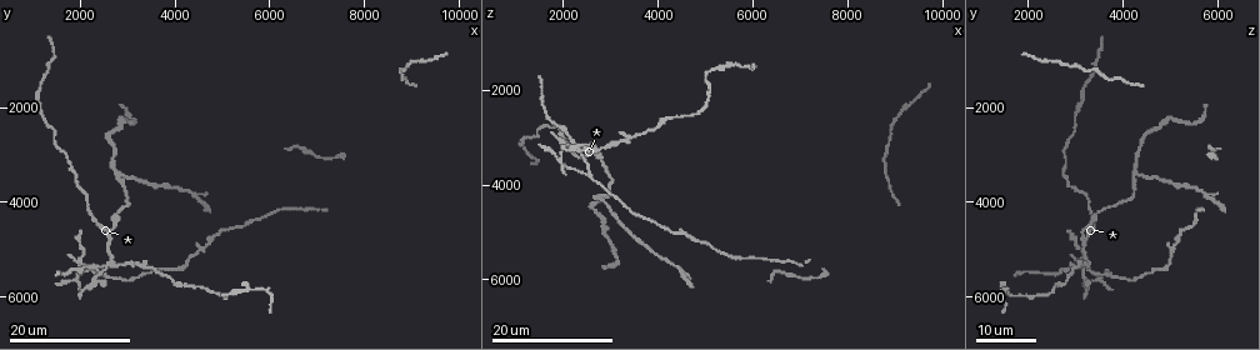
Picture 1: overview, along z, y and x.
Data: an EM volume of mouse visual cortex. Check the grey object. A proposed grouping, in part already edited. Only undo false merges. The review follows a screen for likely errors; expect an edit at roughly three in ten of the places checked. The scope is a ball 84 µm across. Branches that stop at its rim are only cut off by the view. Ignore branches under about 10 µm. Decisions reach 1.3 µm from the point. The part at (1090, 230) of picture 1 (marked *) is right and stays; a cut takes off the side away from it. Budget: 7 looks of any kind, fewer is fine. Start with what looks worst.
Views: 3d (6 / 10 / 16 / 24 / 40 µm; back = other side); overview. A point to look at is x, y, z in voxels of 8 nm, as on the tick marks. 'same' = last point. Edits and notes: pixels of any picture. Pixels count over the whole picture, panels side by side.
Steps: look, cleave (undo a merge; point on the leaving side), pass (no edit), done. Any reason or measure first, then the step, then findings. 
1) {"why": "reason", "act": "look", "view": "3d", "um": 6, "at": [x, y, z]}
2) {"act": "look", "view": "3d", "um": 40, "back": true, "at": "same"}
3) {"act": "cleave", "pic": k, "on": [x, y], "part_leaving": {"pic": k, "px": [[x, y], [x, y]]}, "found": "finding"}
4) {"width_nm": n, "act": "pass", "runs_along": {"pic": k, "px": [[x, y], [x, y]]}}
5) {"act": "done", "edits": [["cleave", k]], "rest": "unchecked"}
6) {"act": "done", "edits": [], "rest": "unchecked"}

{"why": "four or more arms meet", "act": "look", "view": "3d", "um": 24, "at": [2600, 5300, 3250]}

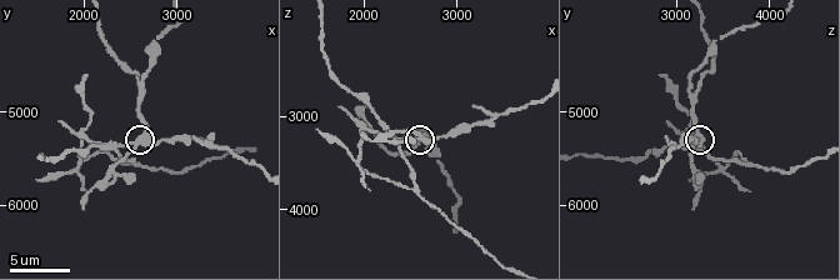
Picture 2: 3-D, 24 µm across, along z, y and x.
{"why": "closer look", "act": "look", "view": "3d", "um": 6, "at": [2650, 5300, 3200]}

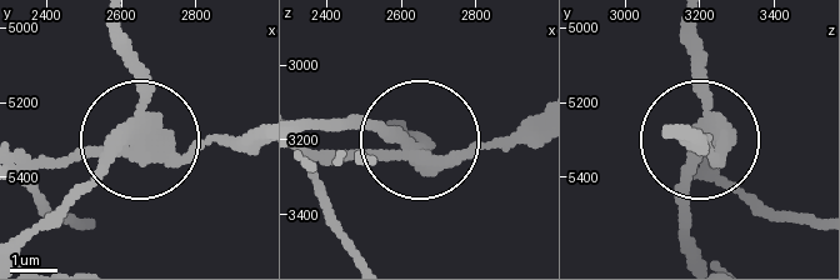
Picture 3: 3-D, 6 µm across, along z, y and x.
{"act": "cleave", "pic": 3, "on": [71, 160], "part_leaving": {"pic": 3, "px": [[130, 131], [30, 175], [41, 203], [74, 219]]}, "found": "a second neuron is stuck on"}

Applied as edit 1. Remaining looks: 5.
{"why": "three arms meet", "act": "look", "view": "3d", "um": 10, "at": [2600, 4700, 3150]}

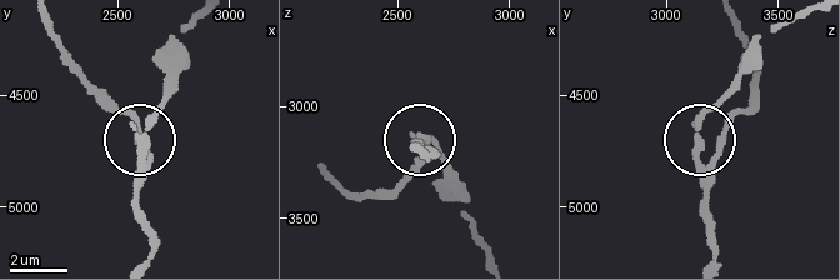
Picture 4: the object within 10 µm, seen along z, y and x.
{"width_nm": 210, "act": "pass", "runs_along": {"pic": 4, "px": [[731, 119], [718, 145], [698, 145], [705, 229]]}, "found": "continuous, no second neuron"}

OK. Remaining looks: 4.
{"why": "two arms in line, one across", "act": "look", "view": "3d", "um": 24, "at": [2800, 3350, 4300]}

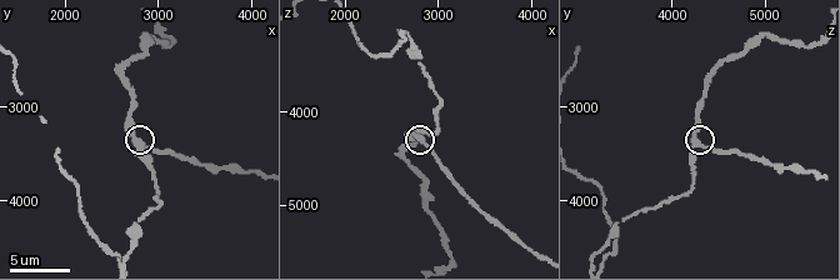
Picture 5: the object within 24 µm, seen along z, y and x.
{"act": "look", "view": "3d", "um": 6, "at": [2750, 3400, 4300]}

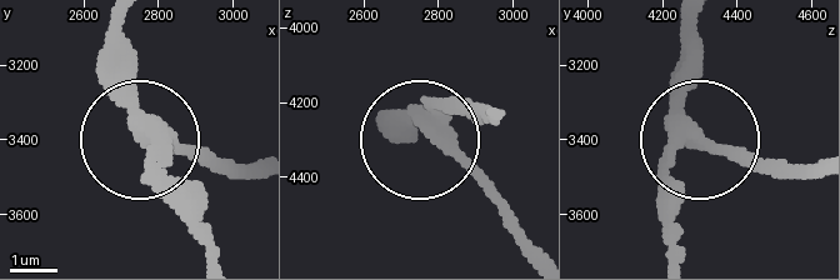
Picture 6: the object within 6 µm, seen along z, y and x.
{"width_nm": 310, "act": "cleave", "pic": 6, "on": [200, 159], "part_leaving": {"pic": 6, "px": [[156, 133], [244, 168]]}, "found": "a second neuron is stuck on"}

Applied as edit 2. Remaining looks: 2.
{"act": "done", "edits": [["cleave", 3], ["cleave", 6]], "rest": "unchecked"}

